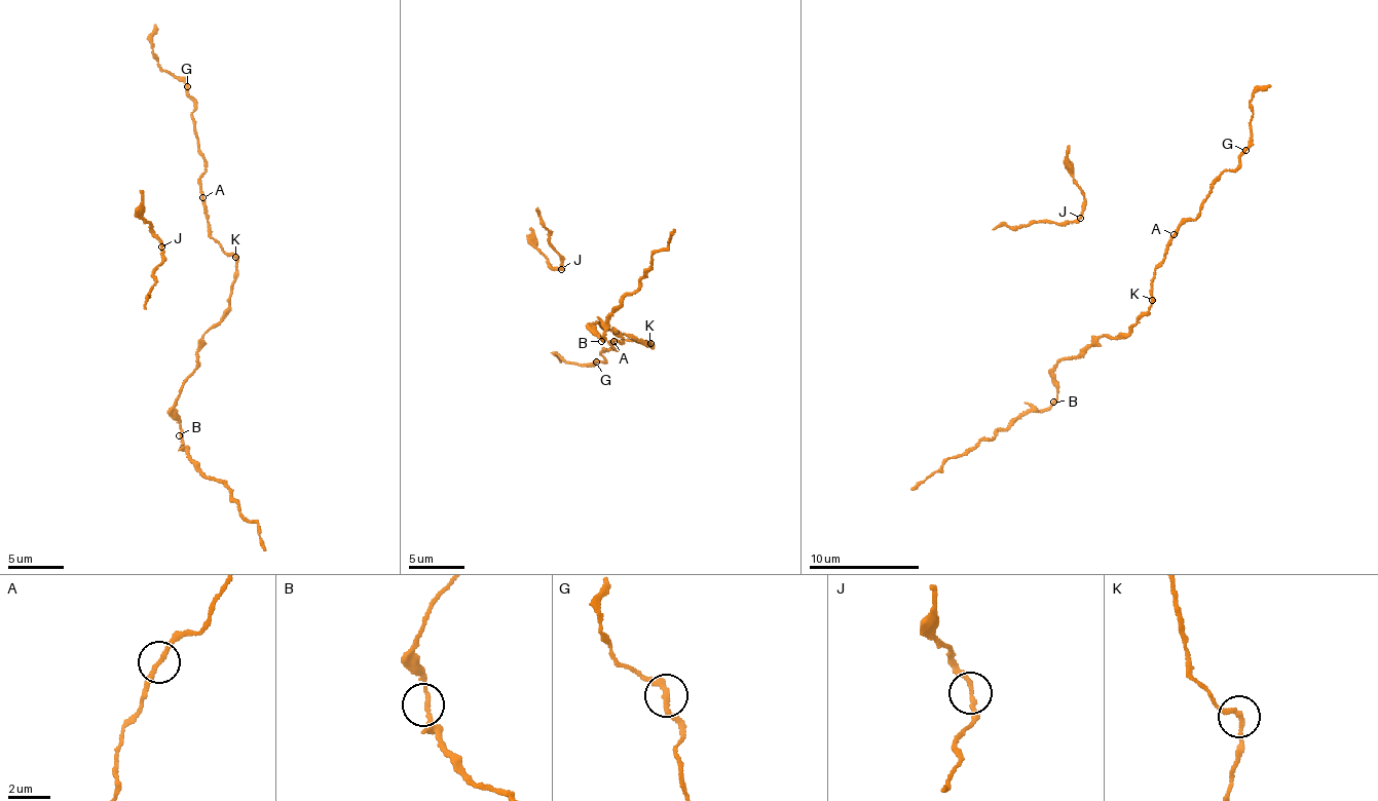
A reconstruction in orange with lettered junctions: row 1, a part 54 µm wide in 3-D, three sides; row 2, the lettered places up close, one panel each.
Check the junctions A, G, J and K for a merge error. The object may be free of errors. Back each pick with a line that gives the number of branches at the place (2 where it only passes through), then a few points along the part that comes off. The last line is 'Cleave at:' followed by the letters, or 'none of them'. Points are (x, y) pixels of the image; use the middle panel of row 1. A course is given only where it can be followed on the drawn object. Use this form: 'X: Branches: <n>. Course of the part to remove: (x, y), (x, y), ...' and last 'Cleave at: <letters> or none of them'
Cleave at: none of them

